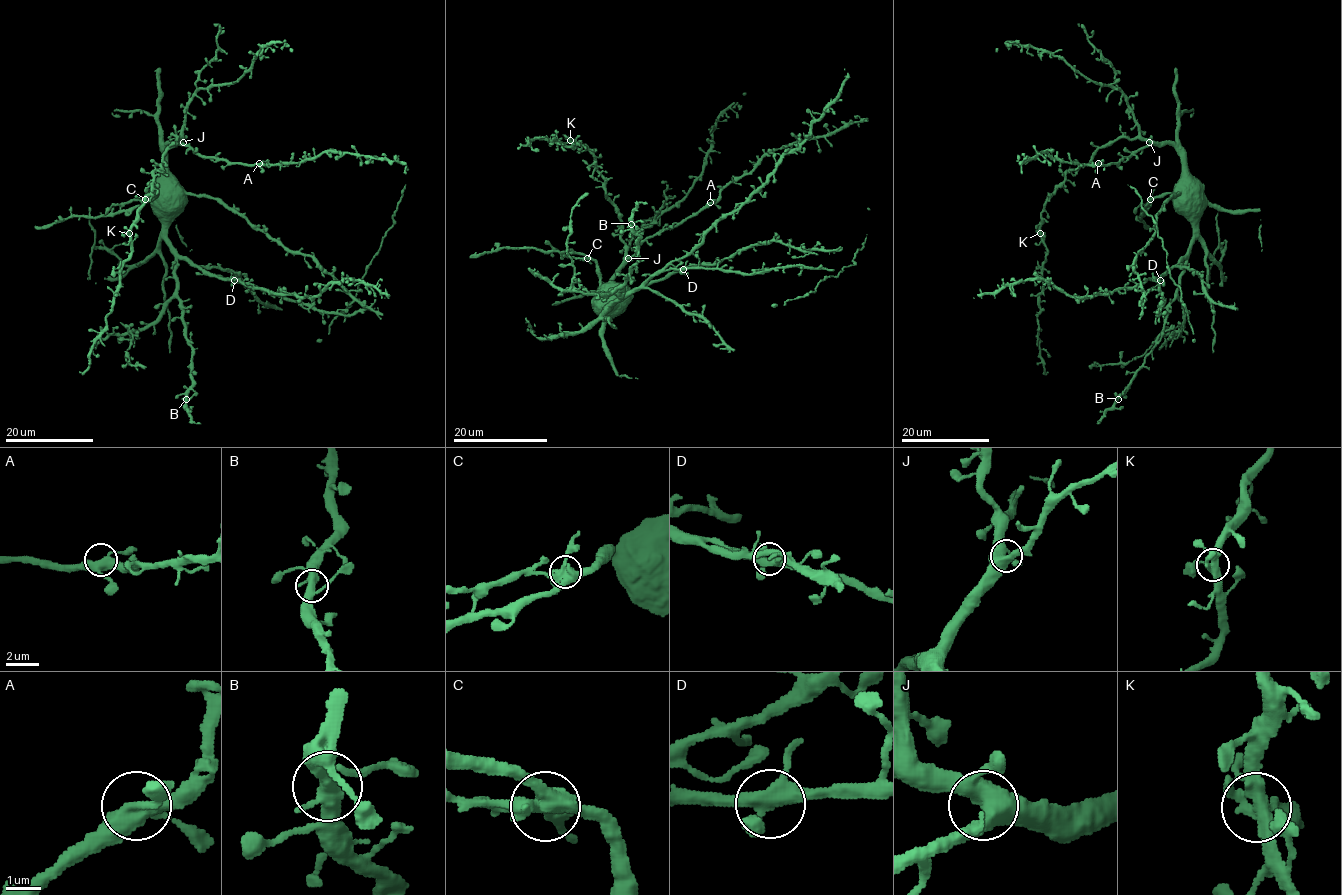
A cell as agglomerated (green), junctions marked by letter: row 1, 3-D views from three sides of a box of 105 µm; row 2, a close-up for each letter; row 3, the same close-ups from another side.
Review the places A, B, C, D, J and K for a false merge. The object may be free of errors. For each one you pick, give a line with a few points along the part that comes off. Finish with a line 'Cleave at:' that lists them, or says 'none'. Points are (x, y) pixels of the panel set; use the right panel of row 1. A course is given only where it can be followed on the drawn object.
C: (1150, 199), (1141, 205), (1135, 213)
Cleave at: C

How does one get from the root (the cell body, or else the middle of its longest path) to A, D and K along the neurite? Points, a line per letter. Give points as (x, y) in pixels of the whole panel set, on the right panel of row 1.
A: (1187, 199), (1189, 191), (1188, 183), (1182, 177), (1182, 156), (1171, 144), (1149, 143), (1119, 162), (1098, 163)
D: (1187, 199), (1189, 196), (1198, 212), (1194, 242), (1160, 280)
K: (1187, 199), (1182, 156), (1171, 144), (1116, 138), (1103, 144), (1087, 164), (1066, 174), (1047, 198), (1040, 233)

